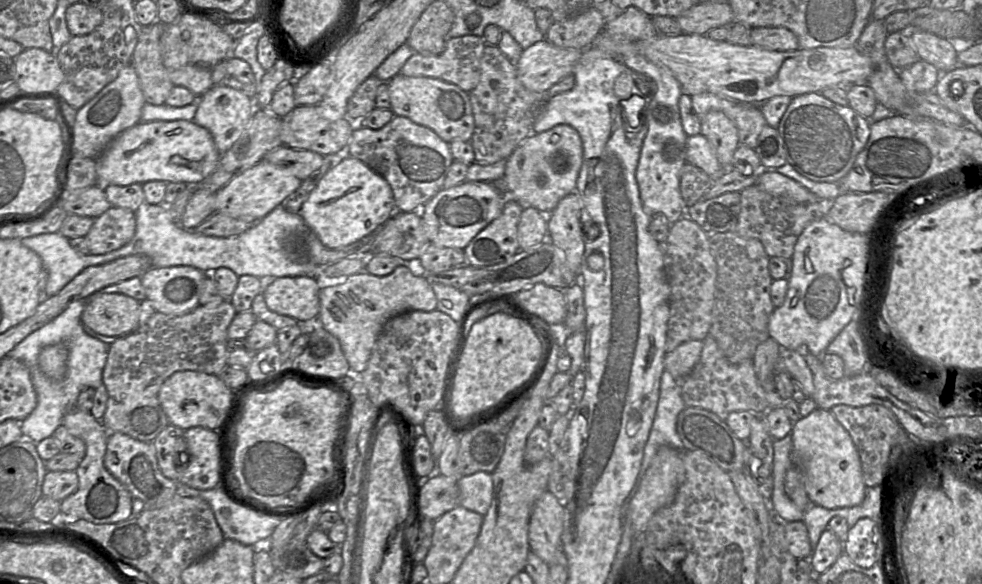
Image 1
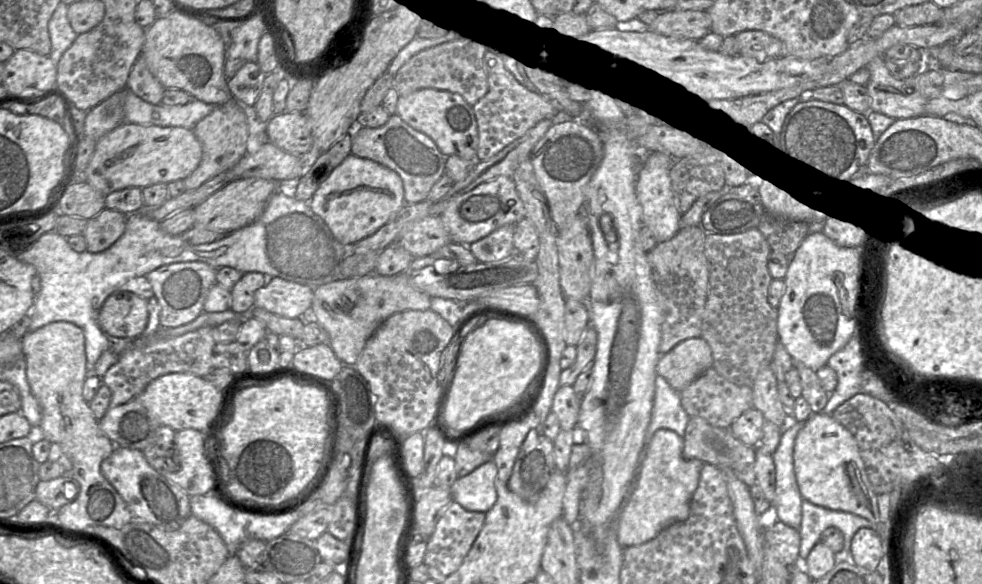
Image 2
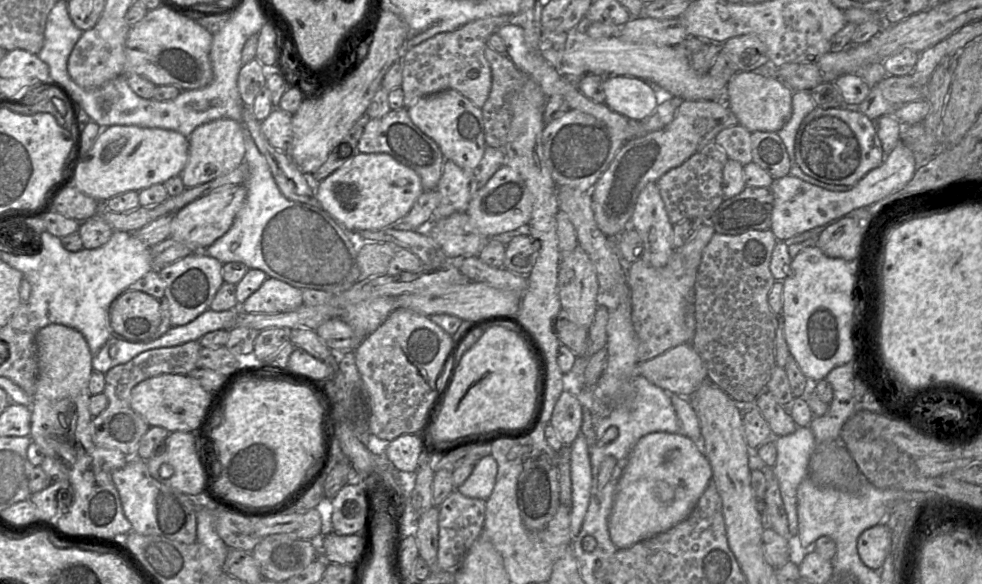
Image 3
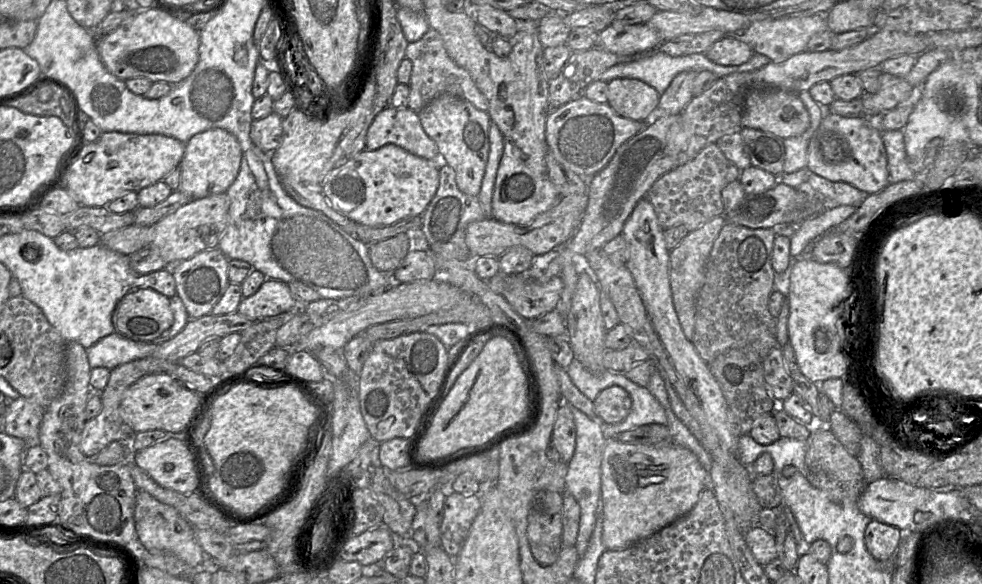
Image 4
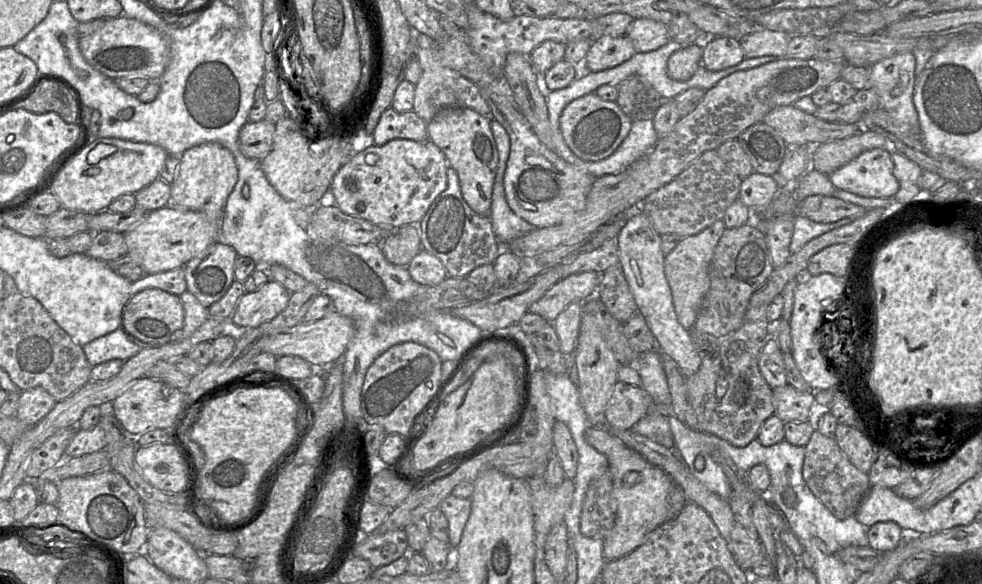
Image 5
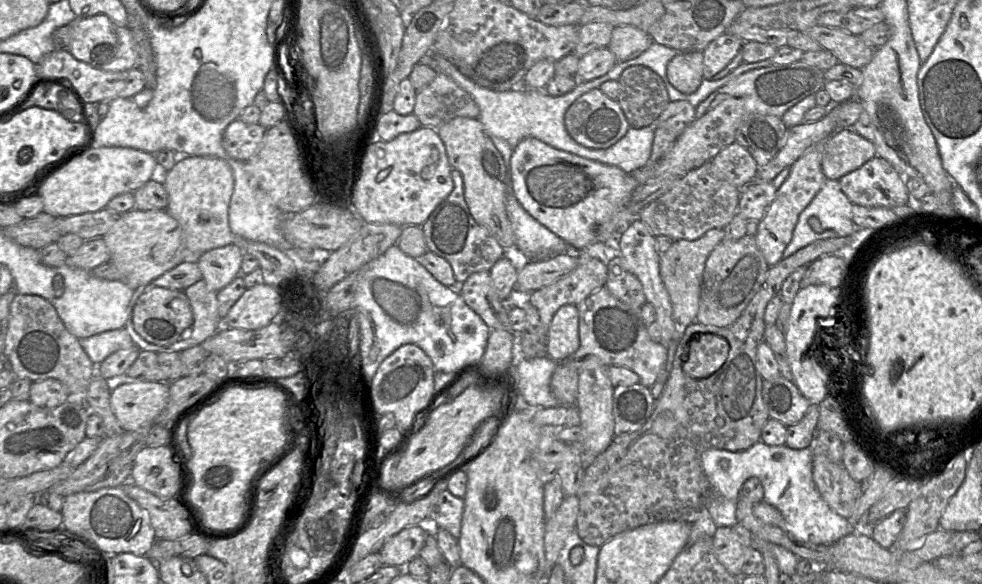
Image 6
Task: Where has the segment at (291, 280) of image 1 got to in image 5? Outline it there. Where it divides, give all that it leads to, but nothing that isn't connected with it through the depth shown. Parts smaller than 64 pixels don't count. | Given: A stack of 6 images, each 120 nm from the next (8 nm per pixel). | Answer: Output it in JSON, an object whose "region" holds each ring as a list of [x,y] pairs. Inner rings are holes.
{"region":[[[269,279],[259,289],[241,296],[231,315],[233,328],[253,328],[272,320],[287,307],[290,297],[291,292],[282,284]]]}

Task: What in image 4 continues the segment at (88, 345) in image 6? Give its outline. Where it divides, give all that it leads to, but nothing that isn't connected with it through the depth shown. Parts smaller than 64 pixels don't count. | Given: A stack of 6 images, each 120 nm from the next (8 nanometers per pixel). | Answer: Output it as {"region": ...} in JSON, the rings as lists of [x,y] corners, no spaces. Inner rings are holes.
{"region":[[[119,332],[100,339],[87,348],[89,365],[92,368],[105,367],[110,370],[133,360],[151,356],[157,345],[133,340]]]}

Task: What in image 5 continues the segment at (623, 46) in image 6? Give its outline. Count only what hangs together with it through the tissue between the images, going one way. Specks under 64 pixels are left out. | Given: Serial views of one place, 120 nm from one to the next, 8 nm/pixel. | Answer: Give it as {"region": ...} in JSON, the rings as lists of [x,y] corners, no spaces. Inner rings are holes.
{"region":[[[652,19],[633,20],[625,35],[638,53],[657,50],[670,42],[665,25]]]}

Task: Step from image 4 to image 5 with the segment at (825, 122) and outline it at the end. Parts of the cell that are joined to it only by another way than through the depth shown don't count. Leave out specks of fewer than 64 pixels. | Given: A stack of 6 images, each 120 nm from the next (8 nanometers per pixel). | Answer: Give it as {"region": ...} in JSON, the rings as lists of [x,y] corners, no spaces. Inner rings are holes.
{"region":[[[874,148],[831,173],[829,179],[836,188],[859,196],[892,197],[899,190],[893,168],[892,149]]]}

